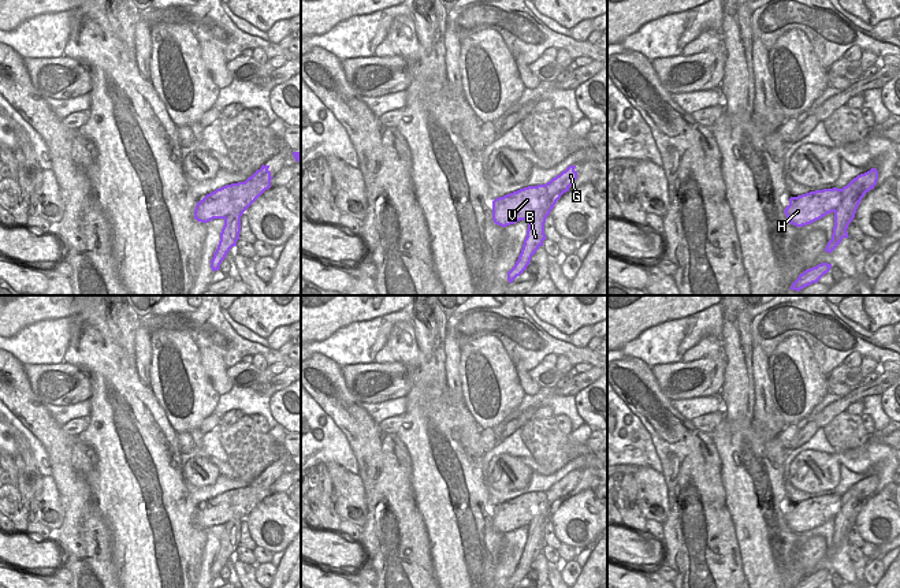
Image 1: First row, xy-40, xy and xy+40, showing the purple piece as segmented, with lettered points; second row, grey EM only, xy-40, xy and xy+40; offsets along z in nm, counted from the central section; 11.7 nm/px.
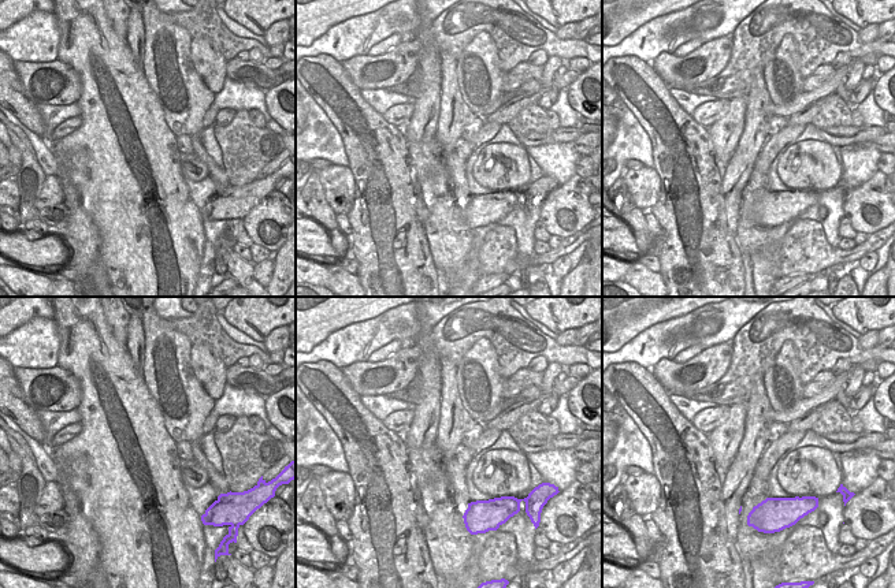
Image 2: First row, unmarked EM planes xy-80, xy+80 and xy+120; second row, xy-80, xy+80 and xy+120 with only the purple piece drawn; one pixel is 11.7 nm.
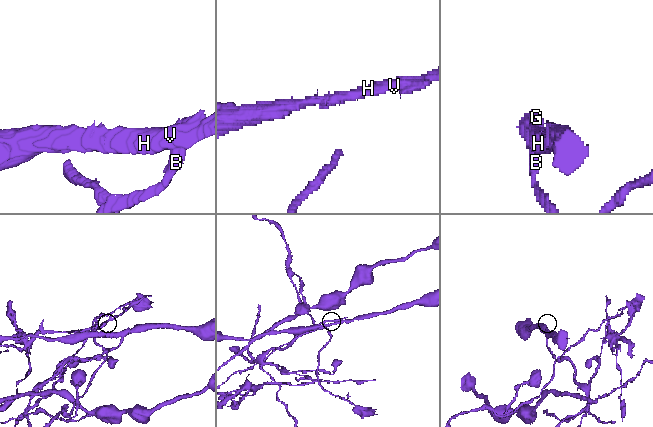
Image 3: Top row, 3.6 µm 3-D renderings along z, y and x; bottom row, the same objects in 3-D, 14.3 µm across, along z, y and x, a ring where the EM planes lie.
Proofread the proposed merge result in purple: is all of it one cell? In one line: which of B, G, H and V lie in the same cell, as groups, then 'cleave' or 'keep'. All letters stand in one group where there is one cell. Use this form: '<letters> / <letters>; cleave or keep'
B / G H V; cleave

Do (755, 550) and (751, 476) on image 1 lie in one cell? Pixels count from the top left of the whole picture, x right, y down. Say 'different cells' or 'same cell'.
same cell

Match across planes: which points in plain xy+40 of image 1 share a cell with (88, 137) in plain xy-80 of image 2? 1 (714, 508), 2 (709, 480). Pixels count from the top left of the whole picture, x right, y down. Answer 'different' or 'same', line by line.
1: different
2: different

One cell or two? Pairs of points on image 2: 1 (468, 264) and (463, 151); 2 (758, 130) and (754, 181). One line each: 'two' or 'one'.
1: one
2: two

